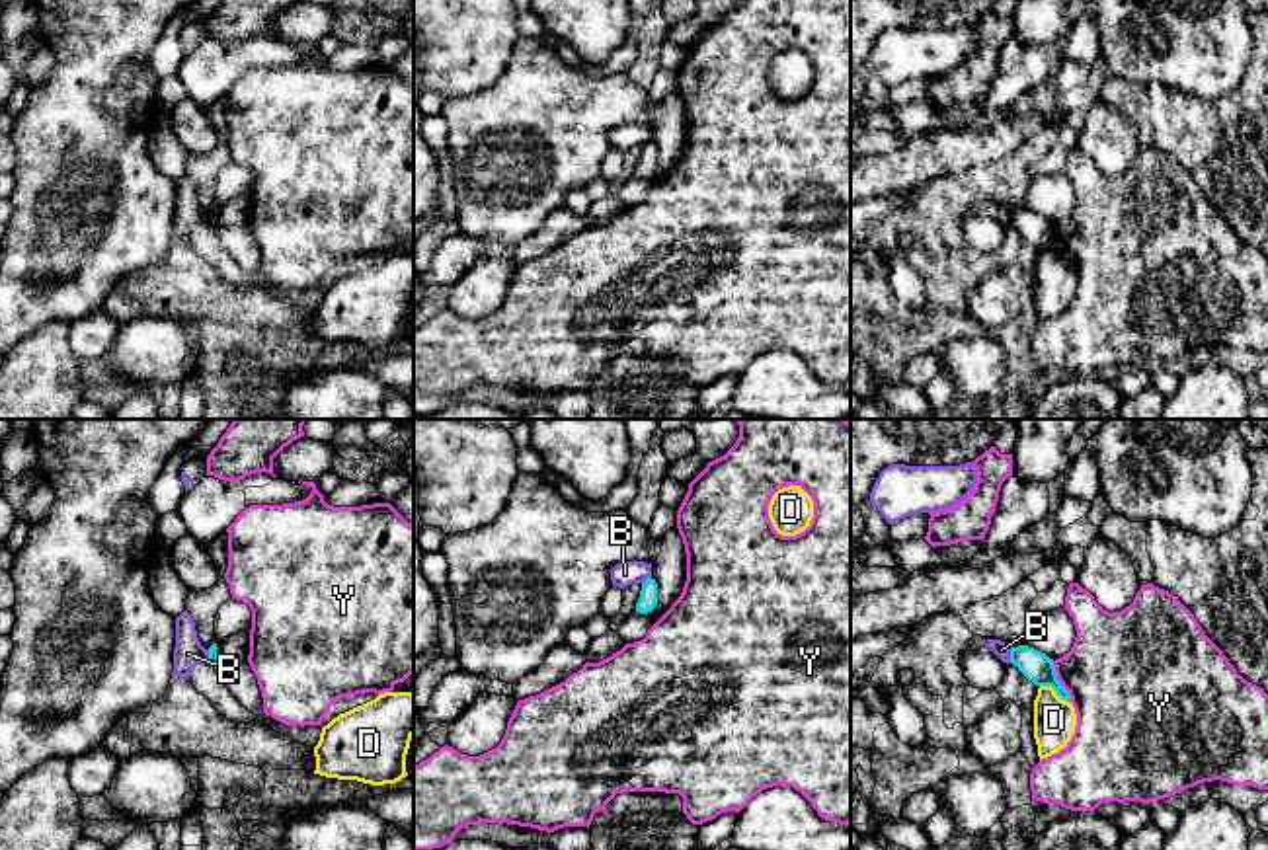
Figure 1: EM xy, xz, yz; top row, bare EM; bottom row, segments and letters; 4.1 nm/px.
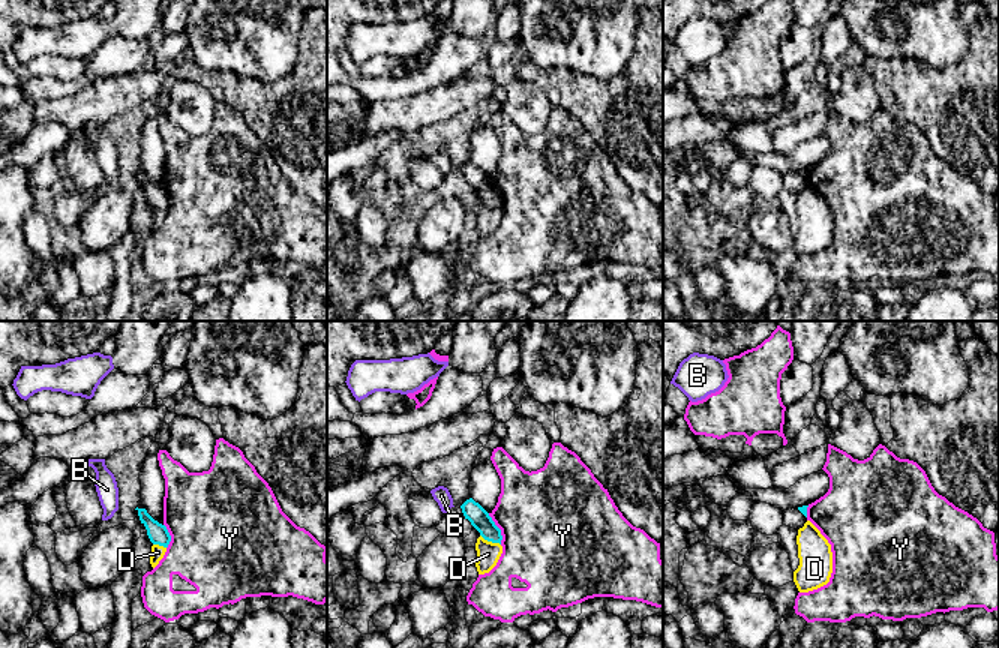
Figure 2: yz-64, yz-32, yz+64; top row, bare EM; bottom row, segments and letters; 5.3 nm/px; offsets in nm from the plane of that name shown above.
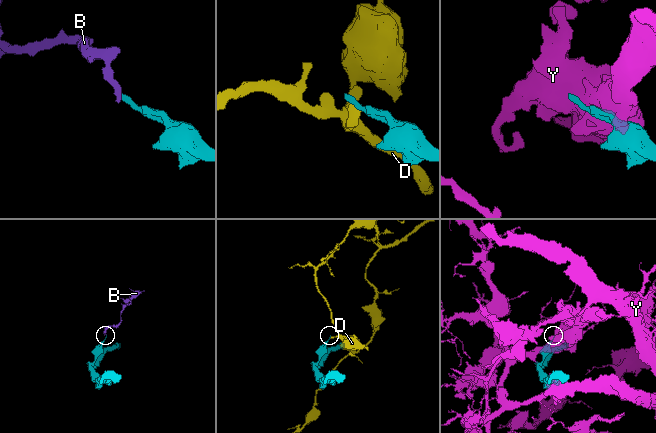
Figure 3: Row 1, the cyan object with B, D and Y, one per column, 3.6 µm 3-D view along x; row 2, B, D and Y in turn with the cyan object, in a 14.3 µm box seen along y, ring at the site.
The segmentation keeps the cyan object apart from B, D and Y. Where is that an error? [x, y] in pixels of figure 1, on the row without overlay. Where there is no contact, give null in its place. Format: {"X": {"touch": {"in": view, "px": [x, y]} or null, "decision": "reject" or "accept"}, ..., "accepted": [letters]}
{"B": {"touch": {"in": "yz", "px": [1011, 219]}, "decision": "reject"}, "D": {"touch": {"in": "yz", "px": [1056, 256]}, "decision": "reject"}, "Y": {"touch": {"in": "yz", "px": [1060, 246]}, "decision": "reject"}, "accepted": []}

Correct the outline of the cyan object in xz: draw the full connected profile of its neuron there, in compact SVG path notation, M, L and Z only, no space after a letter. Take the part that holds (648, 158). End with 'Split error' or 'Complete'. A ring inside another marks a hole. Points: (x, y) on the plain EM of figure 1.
M648 140L642 146L640 162L636 166L636 175L648 177L655 172L657 168L657 146L655 142Z. Complete

